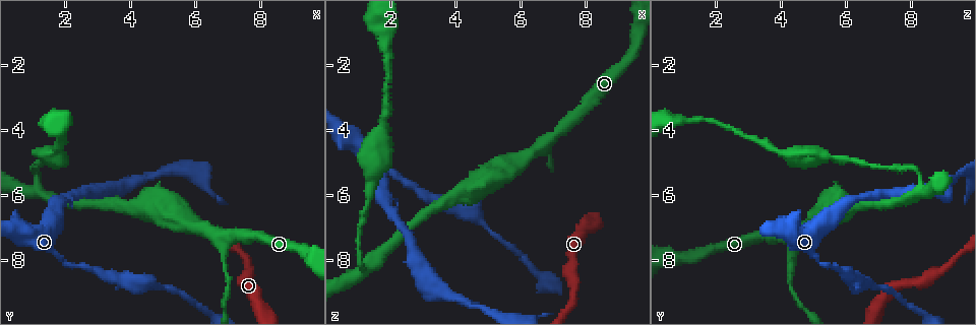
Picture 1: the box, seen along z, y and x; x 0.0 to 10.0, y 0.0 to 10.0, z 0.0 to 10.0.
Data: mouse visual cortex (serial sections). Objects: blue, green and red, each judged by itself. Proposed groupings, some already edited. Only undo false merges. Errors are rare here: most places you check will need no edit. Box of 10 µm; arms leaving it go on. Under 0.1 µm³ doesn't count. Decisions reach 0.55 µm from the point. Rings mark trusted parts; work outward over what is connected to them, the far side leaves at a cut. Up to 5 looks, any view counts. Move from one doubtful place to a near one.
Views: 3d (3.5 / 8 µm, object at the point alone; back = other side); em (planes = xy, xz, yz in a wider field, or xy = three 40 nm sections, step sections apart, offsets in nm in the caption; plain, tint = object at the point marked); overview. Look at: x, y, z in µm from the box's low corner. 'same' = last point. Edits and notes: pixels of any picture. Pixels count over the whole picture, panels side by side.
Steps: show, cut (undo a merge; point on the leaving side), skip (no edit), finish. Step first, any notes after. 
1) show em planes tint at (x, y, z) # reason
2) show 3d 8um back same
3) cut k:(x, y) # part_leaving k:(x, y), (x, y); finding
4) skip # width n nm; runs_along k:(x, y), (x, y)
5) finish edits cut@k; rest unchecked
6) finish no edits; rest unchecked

show 3d 3.5um at (2.05, 8.05, 5.30) # sudden change in width

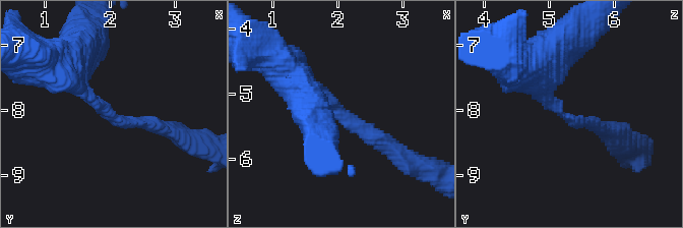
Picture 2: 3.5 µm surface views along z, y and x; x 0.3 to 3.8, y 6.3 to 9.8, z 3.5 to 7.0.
show em planes tint at (2.05, 8.10, 5.25) # arm_widths 250, 300 nm; need the tissue

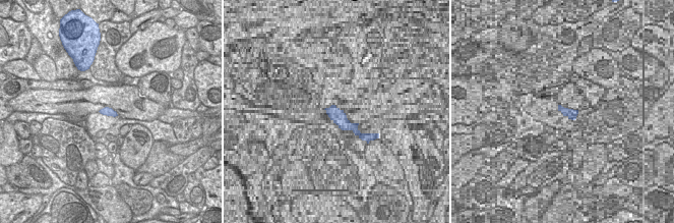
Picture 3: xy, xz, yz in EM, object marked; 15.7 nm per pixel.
skip # width 130 nm; runs_along 2:(297, 77), (396, 153); all the same cell

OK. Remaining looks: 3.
show 3d 3.5um at (7.05, 7.25, 4.20) # sharp bend

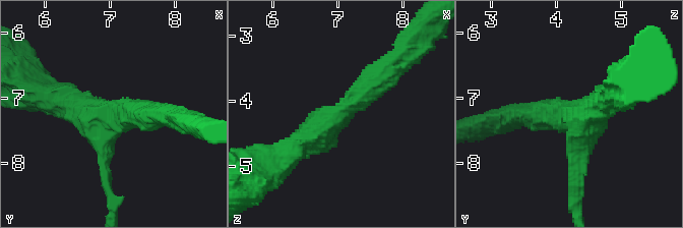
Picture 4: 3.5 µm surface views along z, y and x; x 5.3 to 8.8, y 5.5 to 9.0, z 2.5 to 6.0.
show em xy step 5 plain at (7.05, 7.25, 4.15) # arms 3; arm_widths 200, 400, 400 nm

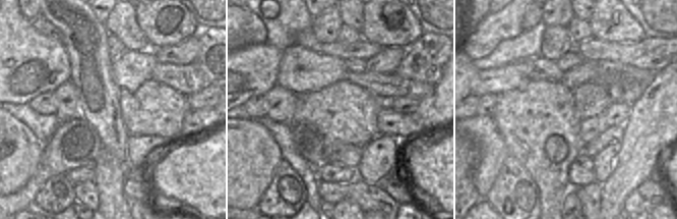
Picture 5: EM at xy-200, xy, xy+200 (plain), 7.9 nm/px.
show em xy step 5 tint same # with the object marked

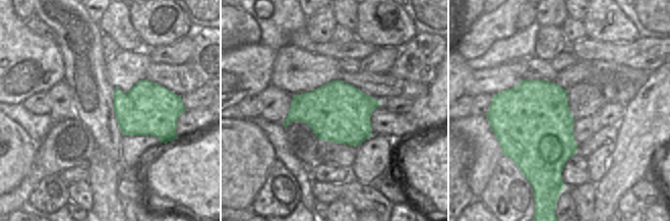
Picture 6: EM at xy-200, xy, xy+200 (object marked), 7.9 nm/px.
skip # one cell here

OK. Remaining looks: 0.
finish no edits; rest unchecked

